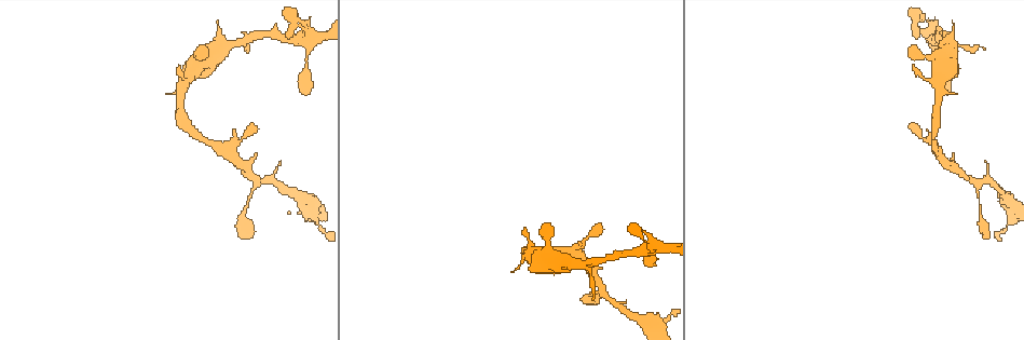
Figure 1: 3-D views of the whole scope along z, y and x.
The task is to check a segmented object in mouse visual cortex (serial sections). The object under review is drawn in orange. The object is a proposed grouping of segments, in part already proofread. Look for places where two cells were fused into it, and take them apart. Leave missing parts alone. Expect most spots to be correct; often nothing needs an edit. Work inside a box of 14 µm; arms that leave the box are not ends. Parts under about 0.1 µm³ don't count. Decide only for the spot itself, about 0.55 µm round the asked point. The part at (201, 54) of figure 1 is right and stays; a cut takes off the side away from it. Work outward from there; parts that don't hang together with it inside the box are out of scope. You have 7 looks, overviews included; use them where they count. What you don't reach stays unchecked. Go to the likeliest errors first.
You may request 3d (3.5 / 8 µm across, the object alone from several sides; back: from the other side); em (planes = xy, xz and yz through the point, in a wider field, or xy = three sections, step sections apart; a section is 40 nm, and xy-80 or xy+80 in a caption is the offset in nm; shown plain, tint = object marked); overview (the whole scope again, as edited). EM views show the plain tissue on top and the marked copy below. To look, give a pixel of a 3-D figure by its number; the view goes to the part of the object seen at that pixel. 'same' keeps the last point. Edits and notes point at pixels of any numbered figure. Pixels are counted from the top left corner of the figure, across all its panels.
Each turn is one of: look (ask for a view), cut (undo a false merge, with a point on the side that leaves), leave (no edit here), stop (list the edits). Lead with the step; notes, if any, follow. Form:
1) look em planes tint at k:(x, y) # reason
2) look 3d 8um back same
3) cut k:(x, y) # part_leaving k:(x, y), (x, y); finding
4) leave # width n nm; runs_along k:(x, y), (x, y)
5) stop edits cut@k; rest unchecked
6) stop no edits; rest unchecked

look 3d 3.5um at 1:(951, 74) # sharp bend

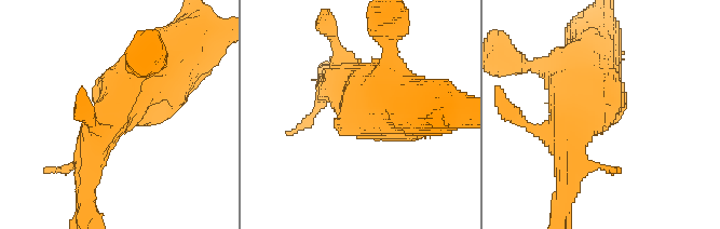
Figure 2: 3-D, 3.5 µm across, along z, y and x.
look em xy step 3 tint at 2:(600, 112) # arm_widths 450, 500 nm; shape alone is not enough

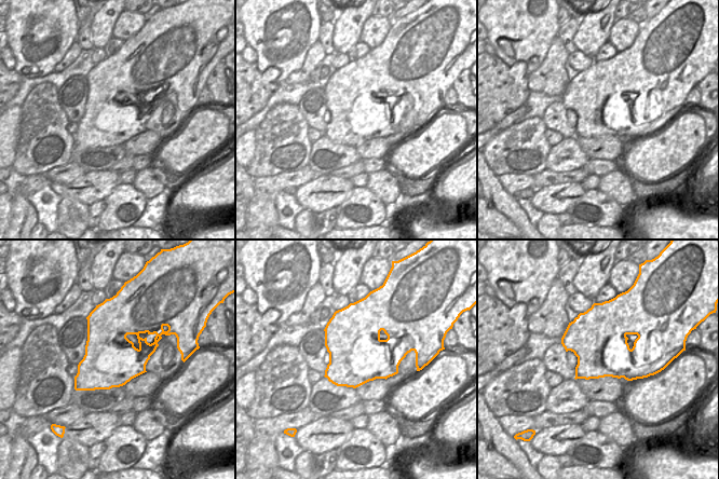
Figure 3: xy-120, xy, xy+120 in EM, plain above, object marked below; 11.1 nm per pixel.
leave # runs_along 2:(571, 70), (573, 107), (617, 117); all the same cell

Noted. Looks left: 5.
look 3d 3.5um at 1:(976, 181) # three arms meet

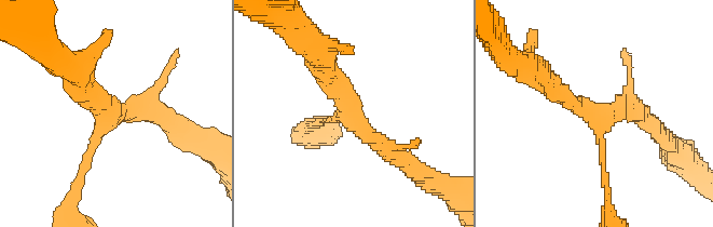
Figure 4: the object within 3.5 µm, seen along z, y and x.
look em xy step 1 tint at 4:(352, 113) # arms 3; arm_widths 150, 250, 300 nm; shape alone is not enough

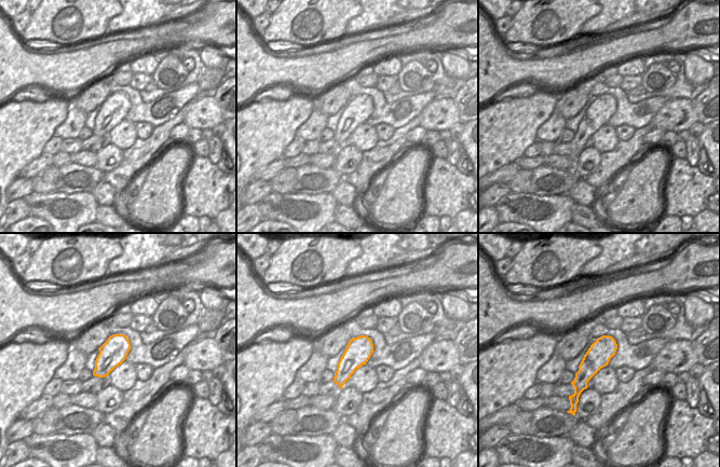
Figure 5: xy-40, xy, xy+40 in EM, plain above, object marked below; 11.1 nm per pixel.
leave # runs_along 5:(609, 339), (582, 376), (576, 394); continuous, no second cell

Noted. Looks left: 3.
look 3d 8um at 1:(648, 252) # calibre changes

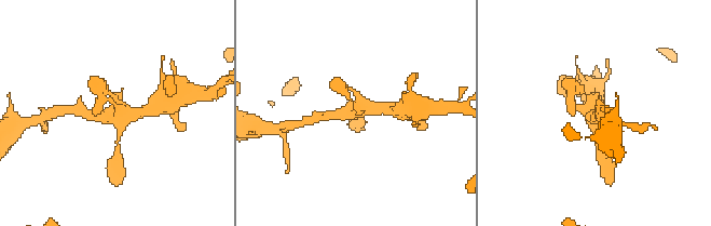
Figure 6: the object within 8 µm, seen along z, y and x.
look 3d 3.5um at 6:(113, 116) # zoom in

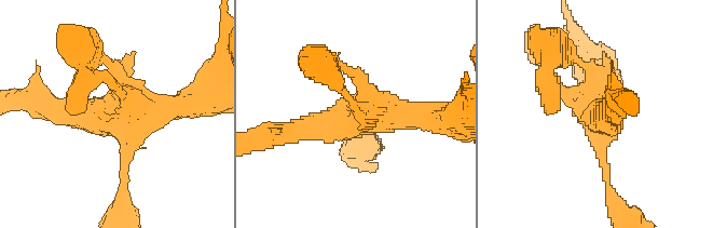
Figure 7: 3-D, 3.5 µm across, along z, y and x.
leave # runs_along 7:(48, 103), (126, 125), (123, 186); all the same cell

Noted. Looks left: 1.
stop no edits; rest unchecked

